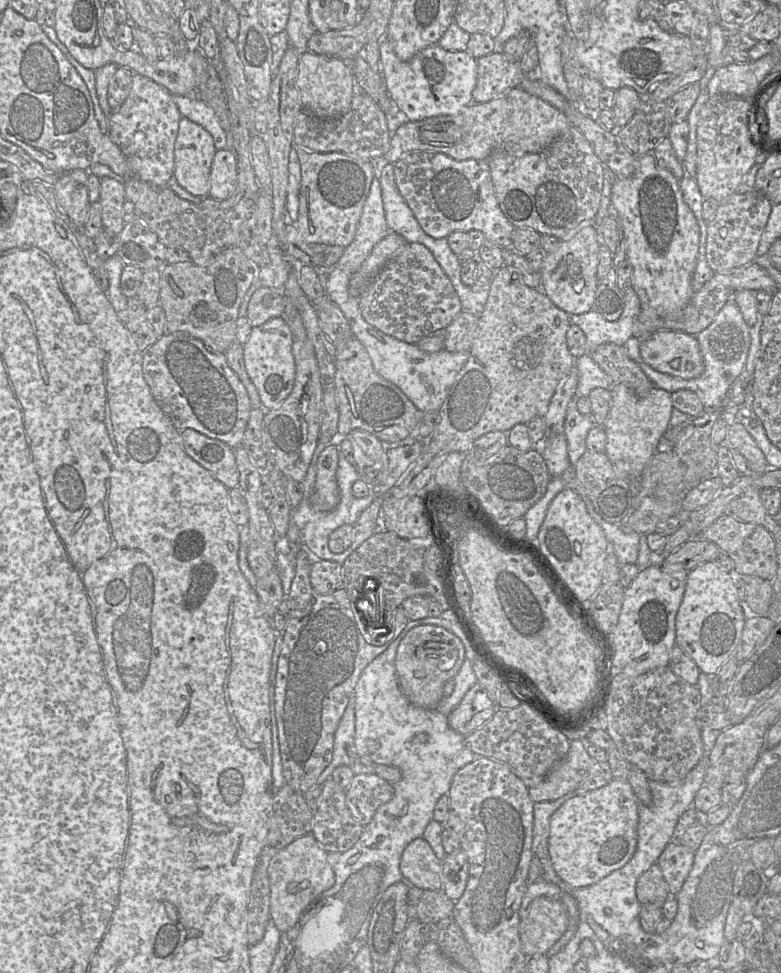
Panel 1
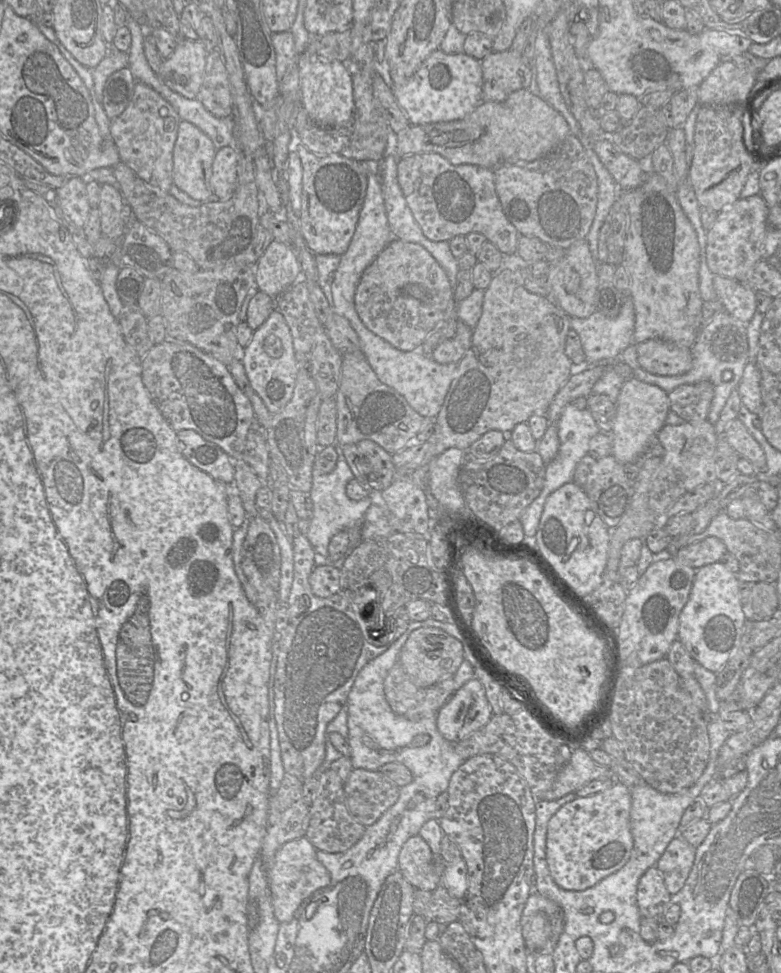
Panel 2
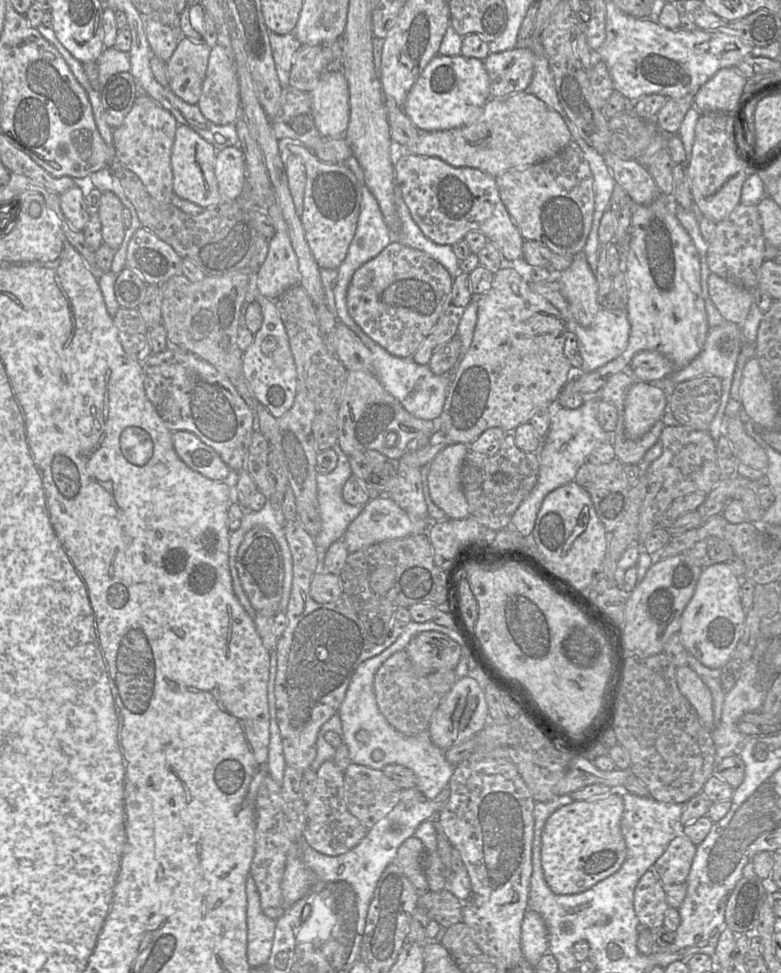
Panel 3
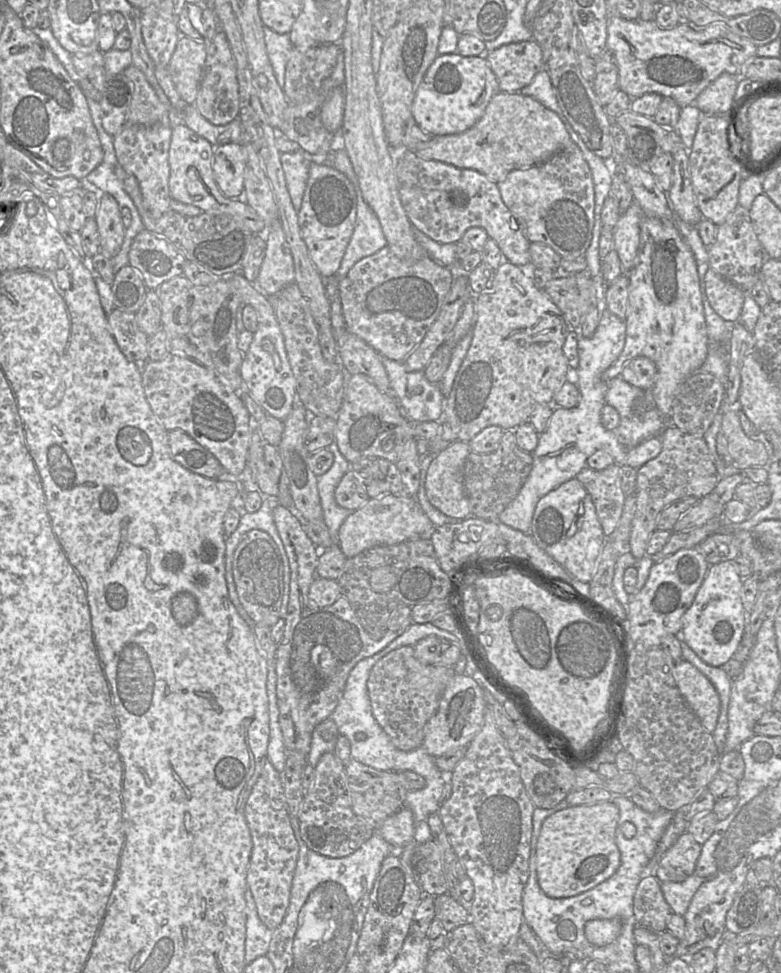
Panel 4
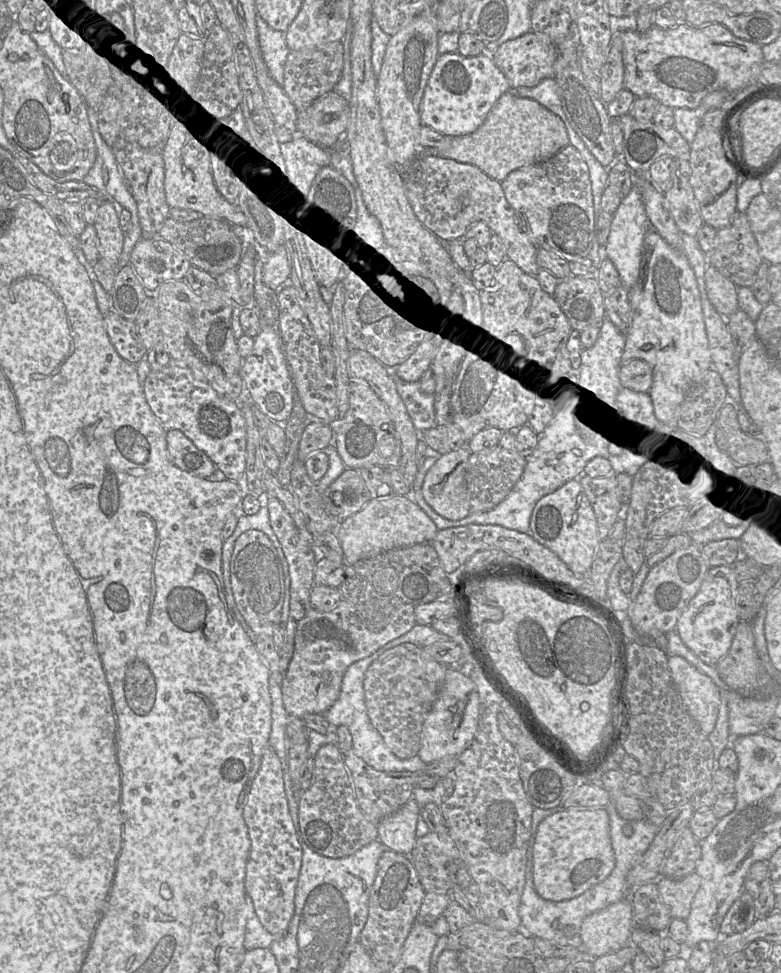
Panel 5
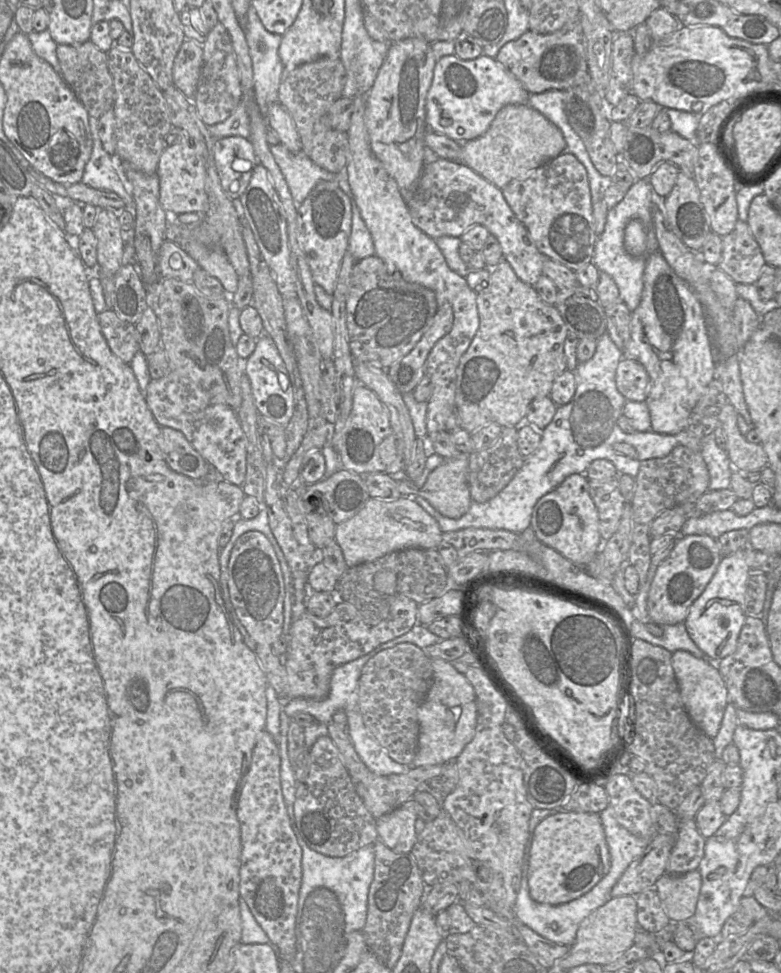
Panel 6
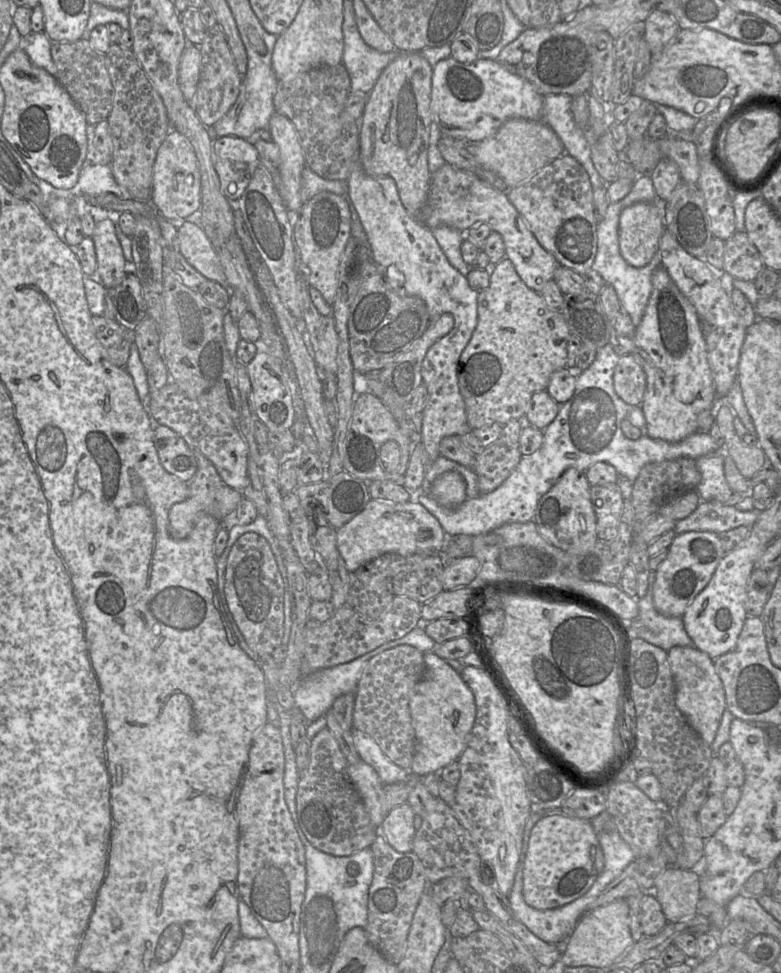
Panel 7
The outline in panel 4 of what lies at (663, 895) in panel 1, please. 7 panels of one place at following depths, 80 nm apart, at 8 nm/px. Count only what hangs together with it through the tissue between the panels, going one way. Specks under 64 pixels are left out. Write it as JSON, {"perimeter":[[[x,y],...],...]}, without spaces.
{"perimeter":[[[645,874],[634,894],[634,915],[637,926],[662,933],[667,930],[668,918],[671,914],[660,881],[654,874]]]}

